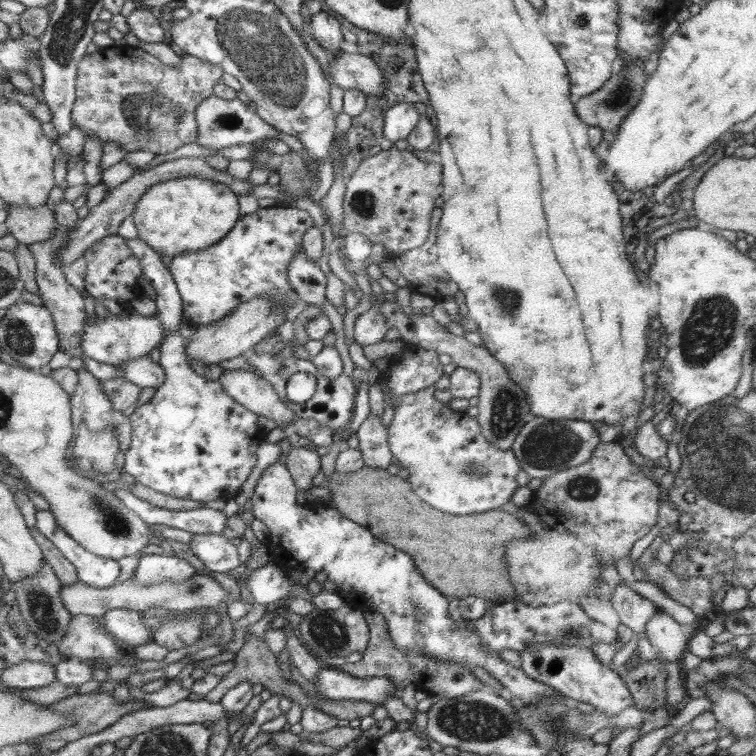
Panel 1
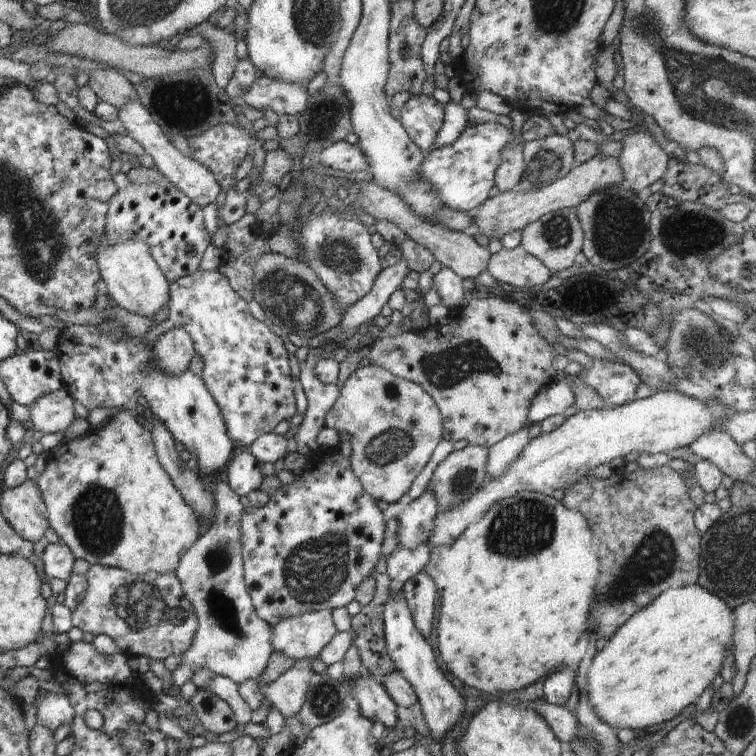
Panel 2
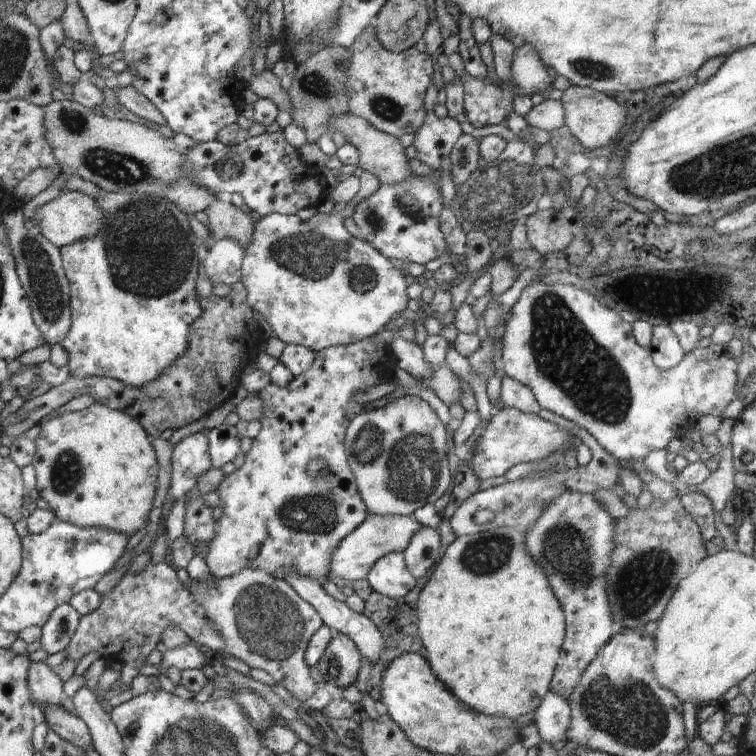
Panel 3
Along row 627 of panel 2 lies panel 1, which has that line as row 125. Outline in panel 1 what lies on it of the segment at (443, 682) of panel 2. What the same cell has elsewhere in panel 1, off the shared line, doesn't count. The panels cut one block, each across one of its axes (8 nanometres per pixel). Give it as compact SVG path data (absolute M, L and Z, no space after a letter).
M403 102L394 104L384 114L383 136L391 140L406 139L415 129L421 115L417 112L414 103Z

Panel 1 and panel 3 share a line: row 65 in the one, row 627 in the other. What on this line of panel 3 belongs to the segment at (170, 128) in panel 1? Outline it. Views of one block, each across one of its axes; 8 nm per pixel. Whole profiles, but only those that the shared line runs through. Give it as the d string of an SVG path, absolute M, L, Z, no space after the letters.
M167 560L158 564L147 565L138 574L127 574L120 580L120 583L109 593L101 596L101 604L98 610L81 618L79 628L72 636L69 646L66 648L68 657L79 661L87 652L98 651L101 658L110 661L116 660L123 665L119 683L131 684L132 680L139 676L139 669L147 662L150 652L156 649L161 642L161 635L167 627L179 627L196 646L208 646L216 651L217 659L220 656L228 655L224 651L221 635L209 624L203 611L193 602L190 592L176 577L175 571L167 564Z

